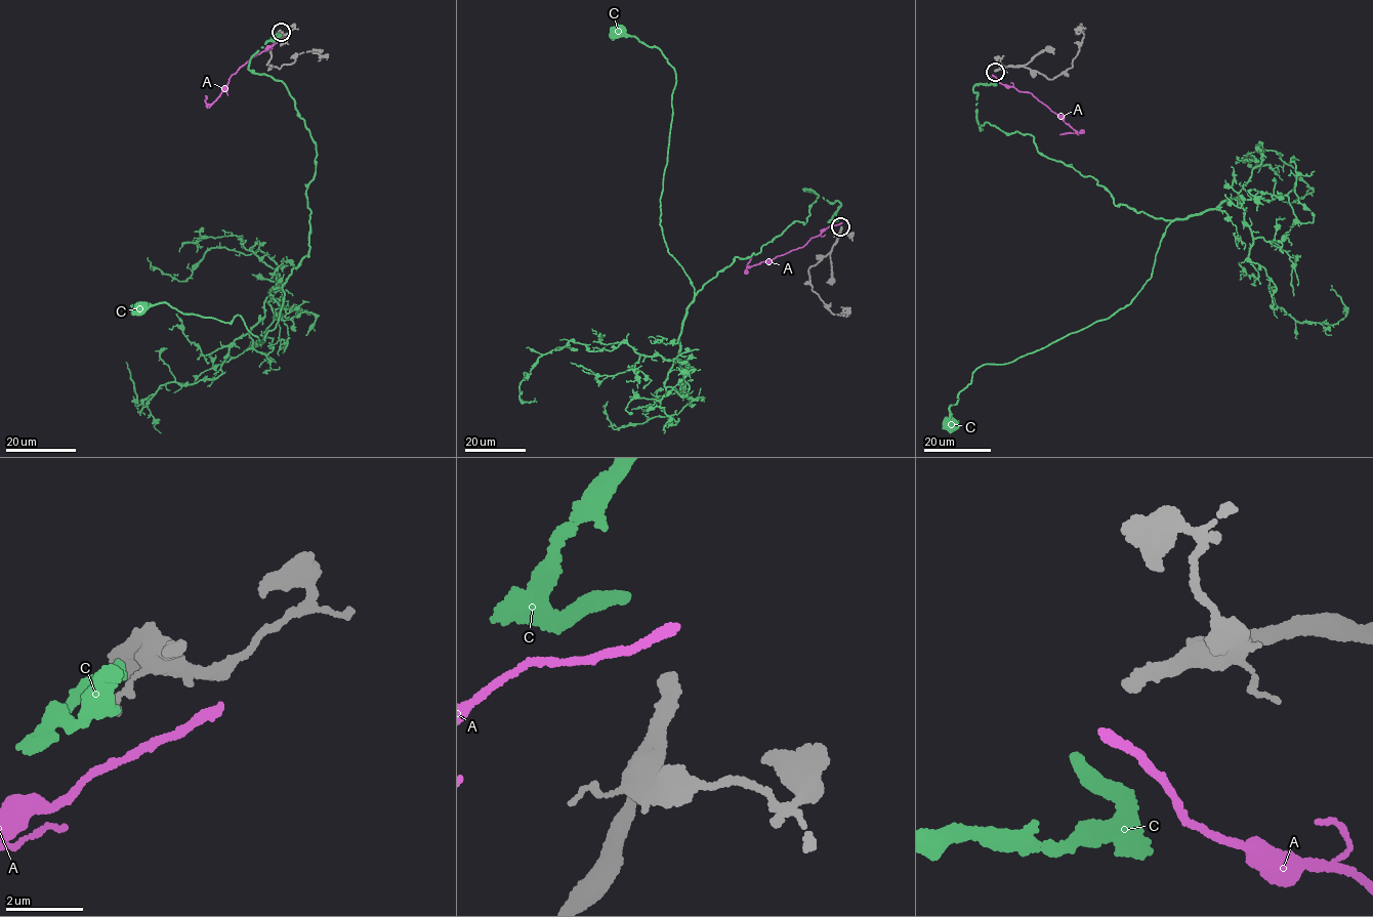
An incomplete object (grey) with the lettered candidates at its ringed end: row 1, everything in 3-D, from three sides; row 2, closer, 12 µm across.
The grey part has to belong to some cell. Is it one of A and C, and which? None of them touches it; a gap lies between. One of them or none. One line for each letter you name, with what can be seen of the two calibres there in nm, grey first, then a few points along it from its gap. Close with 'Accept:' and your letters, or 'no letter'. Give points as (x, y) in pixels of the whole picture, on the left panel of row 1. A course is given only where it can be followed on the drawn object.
C: 320/360 nm | via (277, 34), (249, 68), (285, 85), (316, 157), (309, 250), (276, 327), (260, 344), (237, 315), (137, 308)
Accept: C

